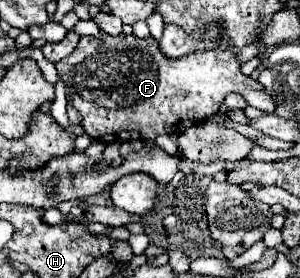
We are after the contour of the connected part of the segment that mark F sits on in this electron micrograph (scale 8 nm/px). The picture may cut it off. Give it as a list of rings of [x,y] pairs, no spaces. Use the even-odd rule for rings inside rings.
[[[102,34],[100,38],[94,36],[82,36],[76,50],[62,58],[56,64],[58,74],[66,82],[66,96],[72,102],[76,110],[84,116],[82,128],[94,138],[104,144],[110,142],[132,142],[132,140],[154,140],[160,134],[172,134],[180,136],[186,128],[202,124],[206,118],[210,118],[218,108],[222,106],[222,100],[230,92],[242,94],[250,106],[256,106],[262,112],[274,112],[276,102],[274,98],[264,90],[264,86],[254,80],[252,76],[242,74],[240,62],[232,50],[208,50],[208,52],[196,52],[188,54],[184,58],[164,58],[164,54],[158,48],[158,42],[154,38],[140,40],[134,34],[120,34],[110,36]]]

